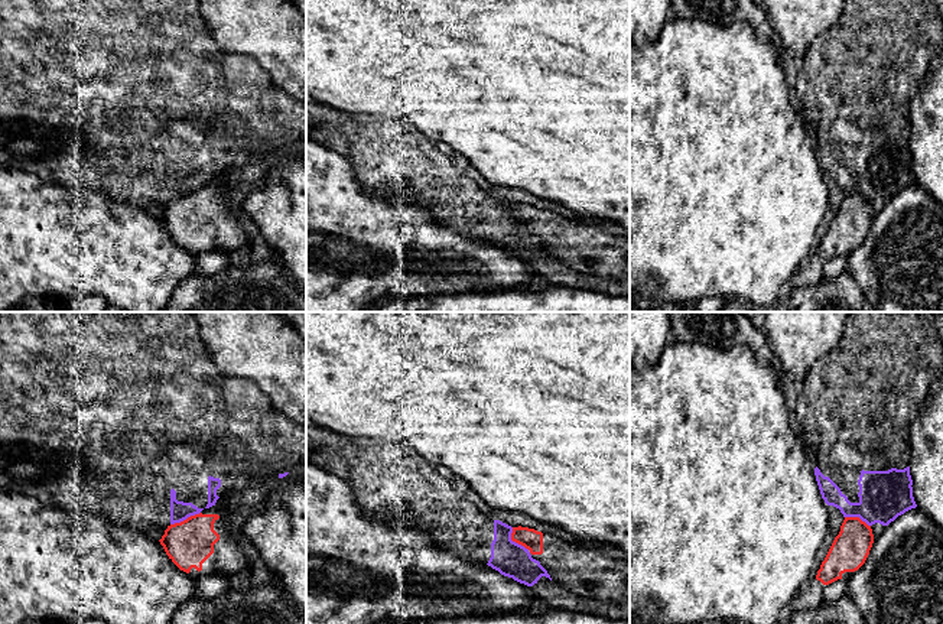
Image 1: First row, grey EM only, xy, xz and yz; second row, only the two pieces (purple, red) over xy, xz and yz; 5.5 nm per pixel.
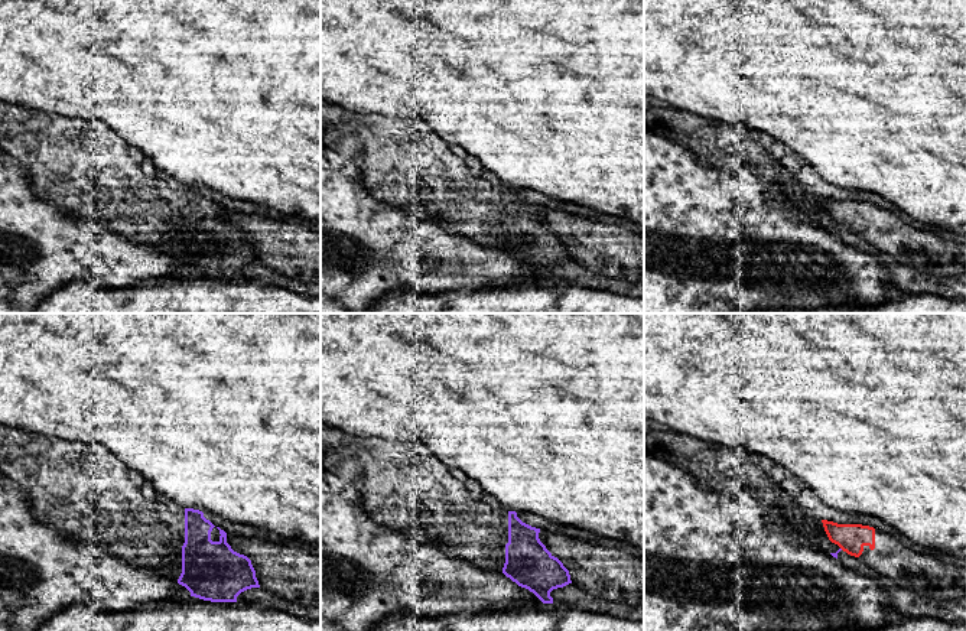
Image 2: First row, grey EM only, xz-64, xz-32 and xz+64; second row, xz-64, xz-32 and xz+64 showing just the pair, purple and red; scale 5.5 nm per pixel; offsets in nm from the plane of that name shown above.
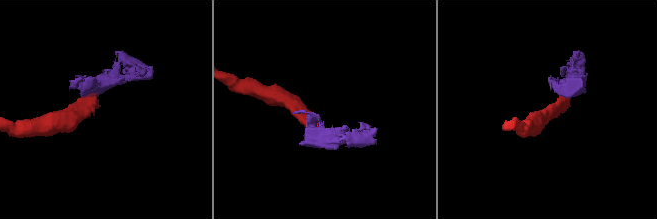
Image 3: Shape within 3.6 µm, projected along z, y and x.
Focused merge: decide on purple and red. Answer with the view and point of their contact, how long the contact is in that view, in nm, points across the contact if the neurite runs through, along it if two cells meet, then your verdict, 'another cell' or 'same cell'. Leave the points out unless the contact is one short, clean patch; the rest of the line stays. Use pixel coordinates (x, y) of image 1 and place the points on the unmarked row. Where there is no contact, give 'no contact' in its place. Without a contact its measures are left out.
xy (185, 195) | 180 nm | along xy (200, 188), (171, 201) | another cell

